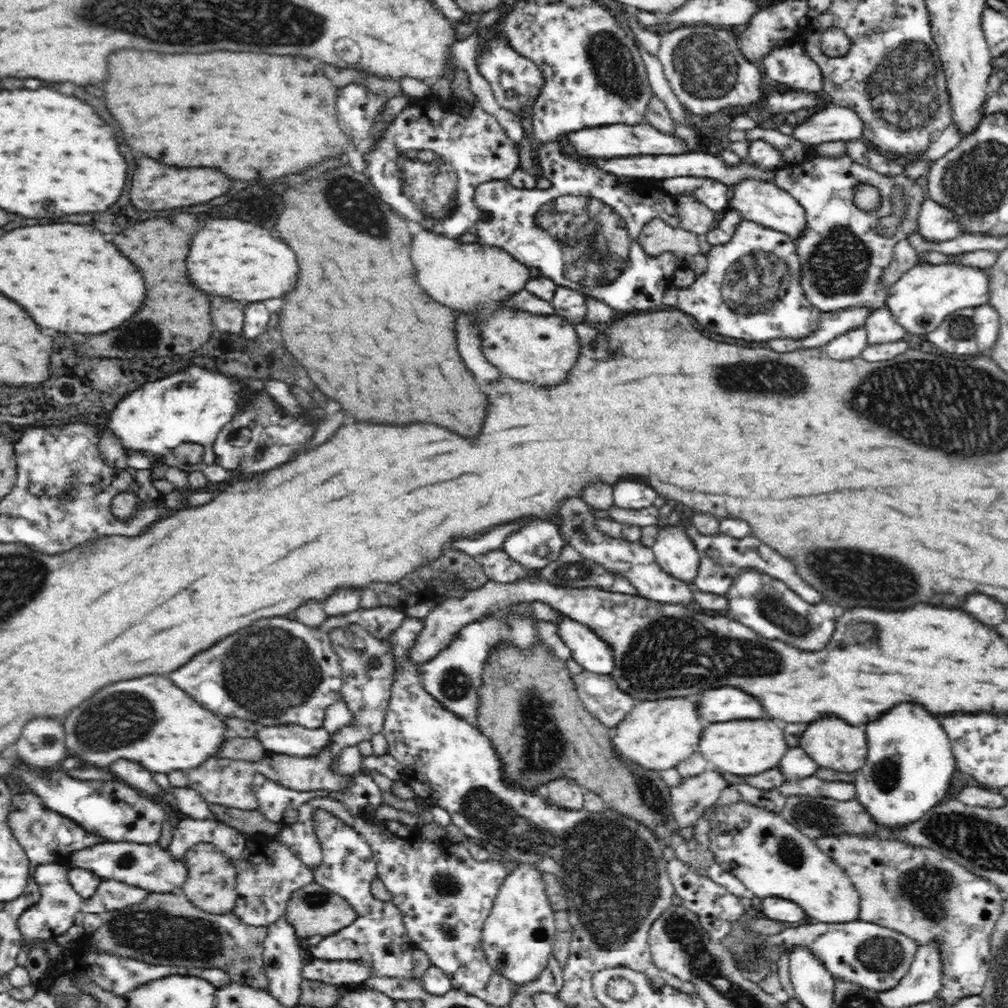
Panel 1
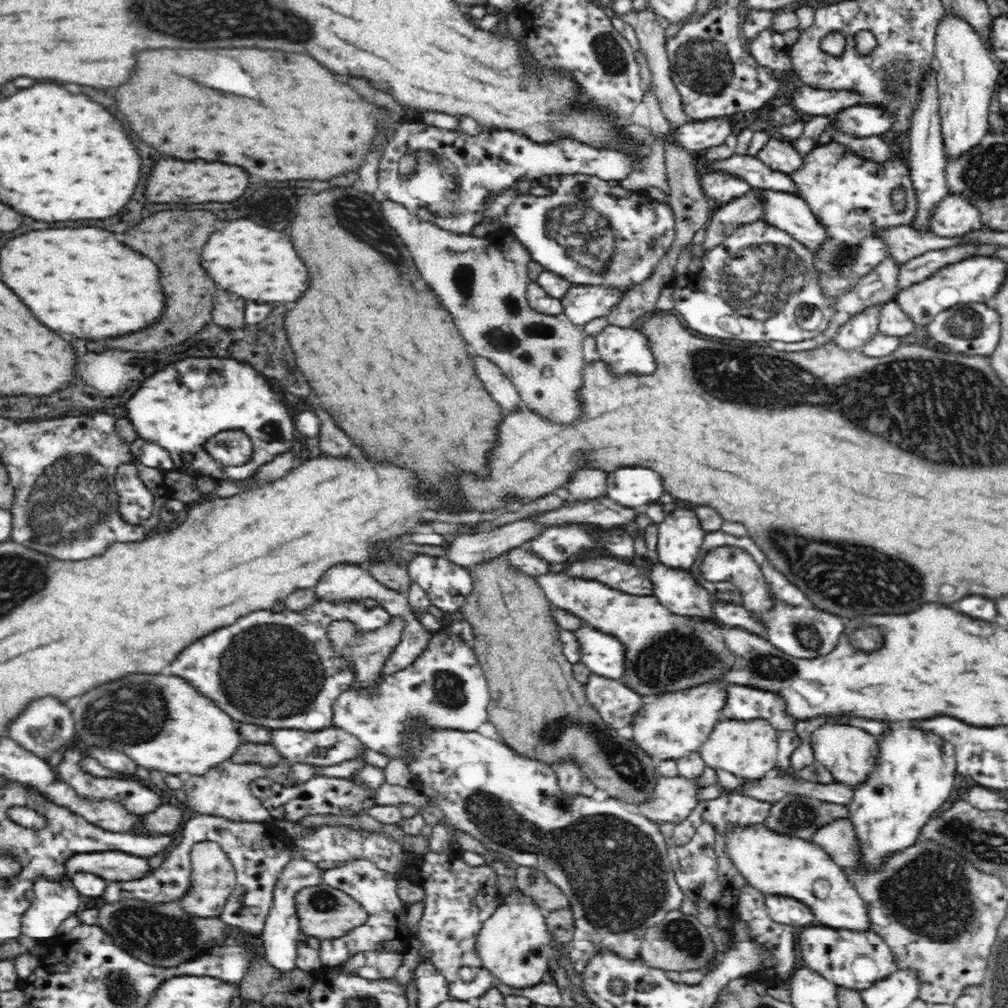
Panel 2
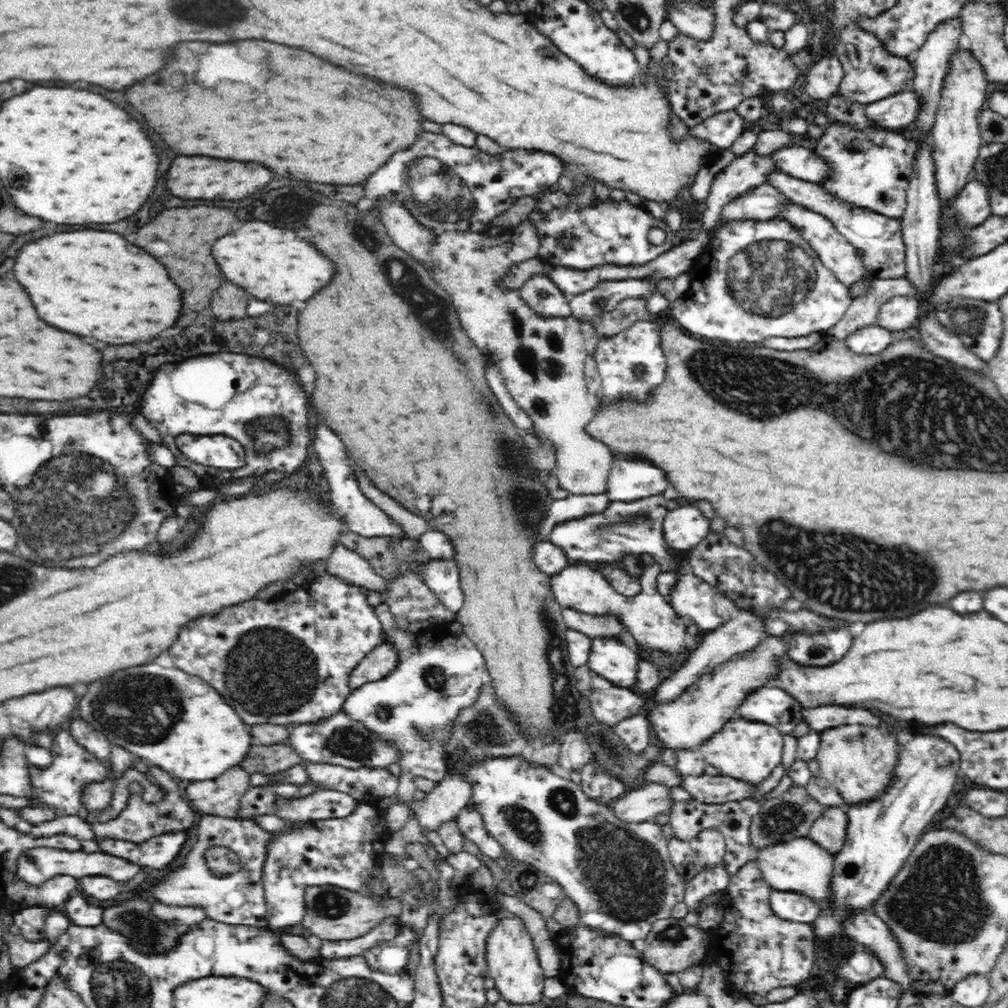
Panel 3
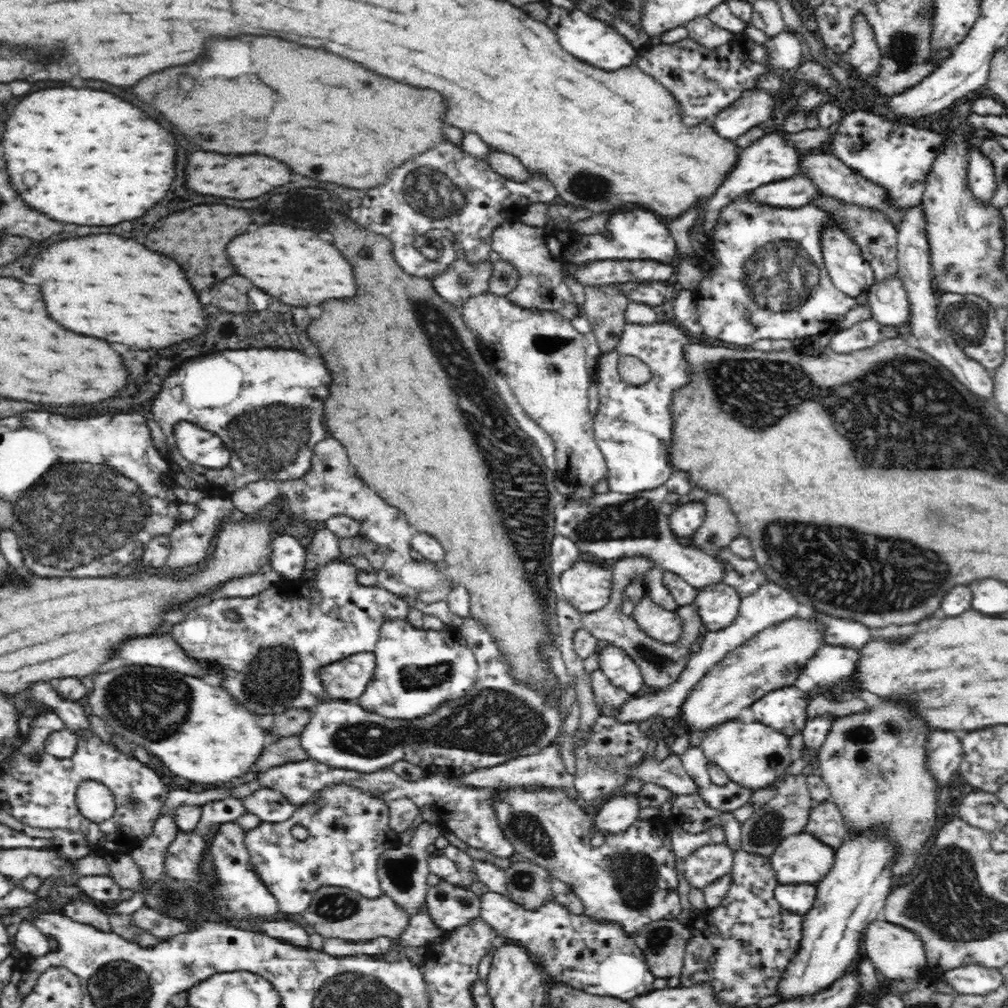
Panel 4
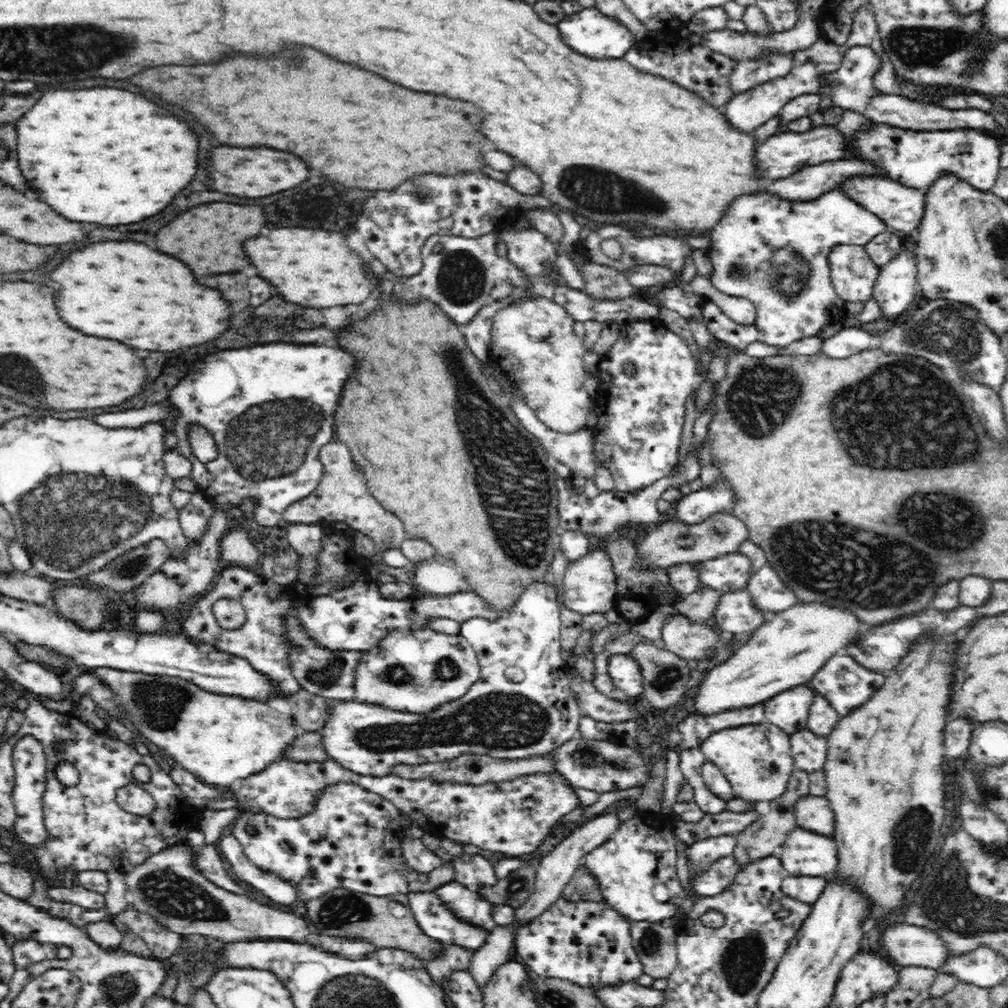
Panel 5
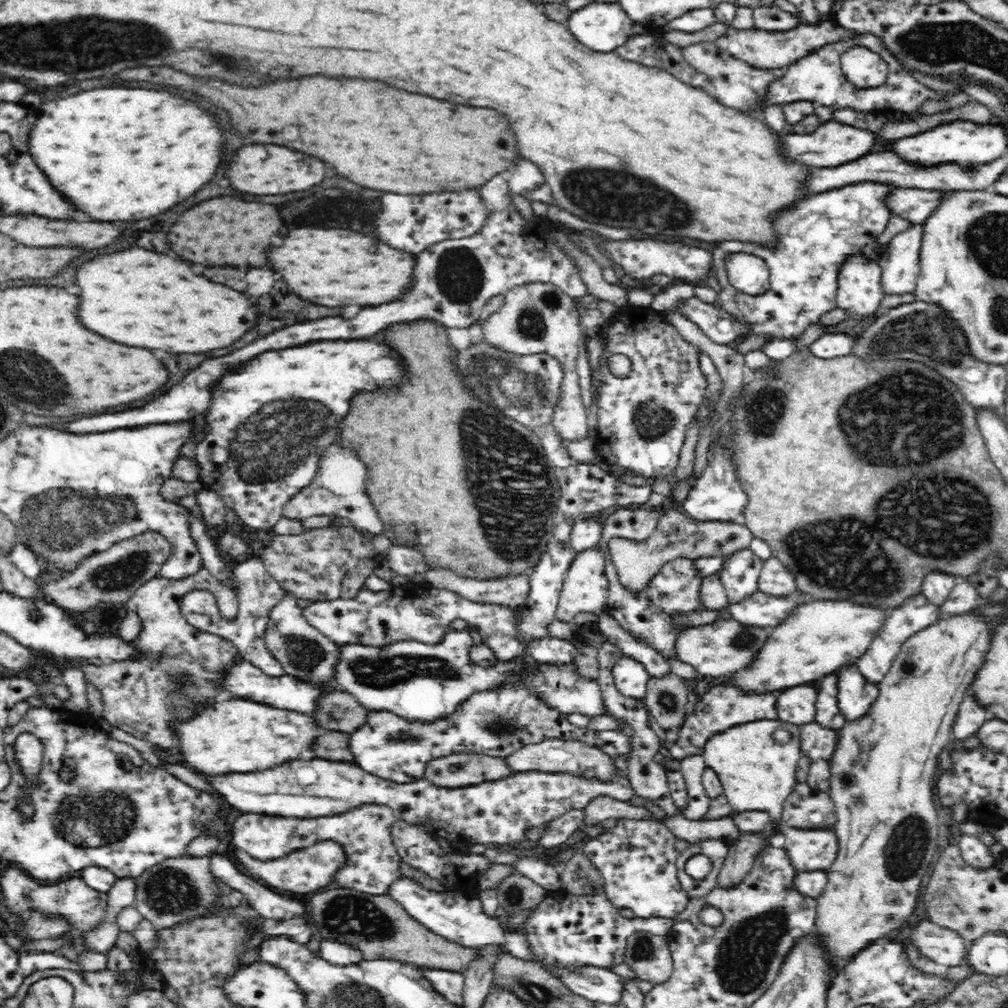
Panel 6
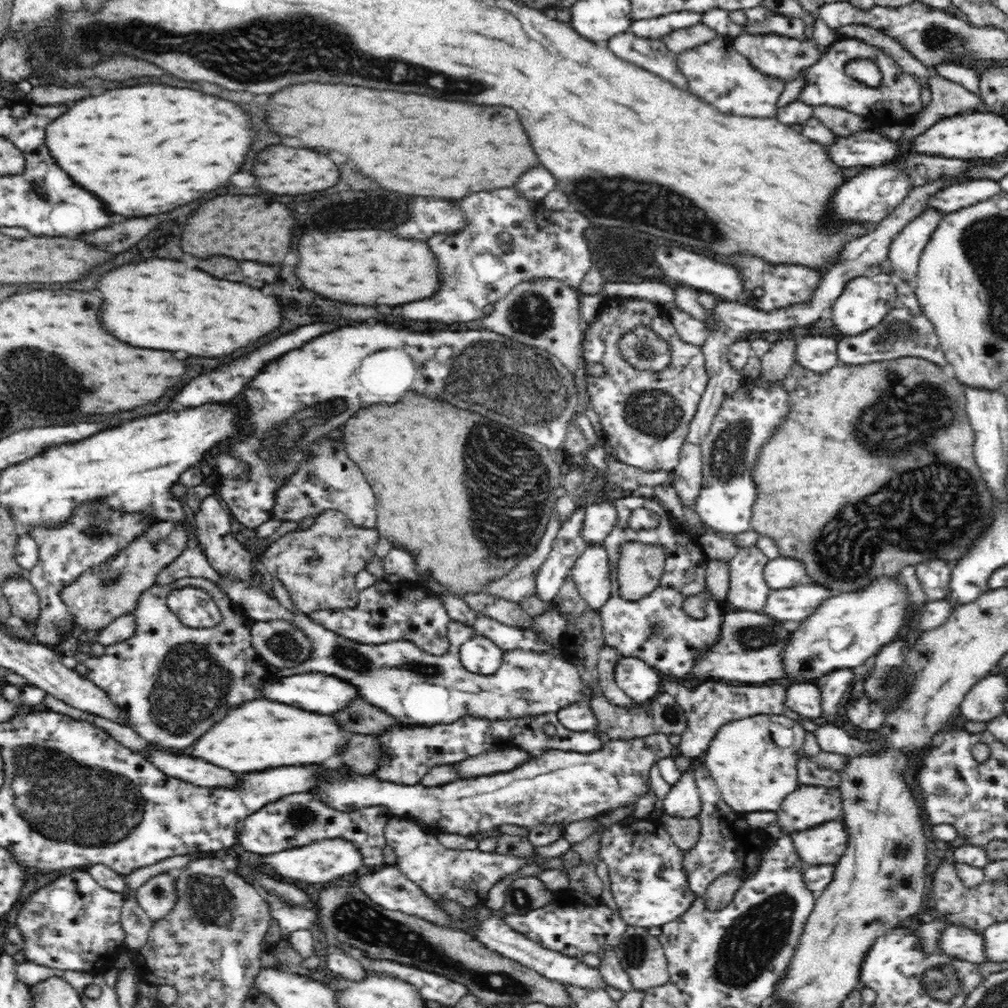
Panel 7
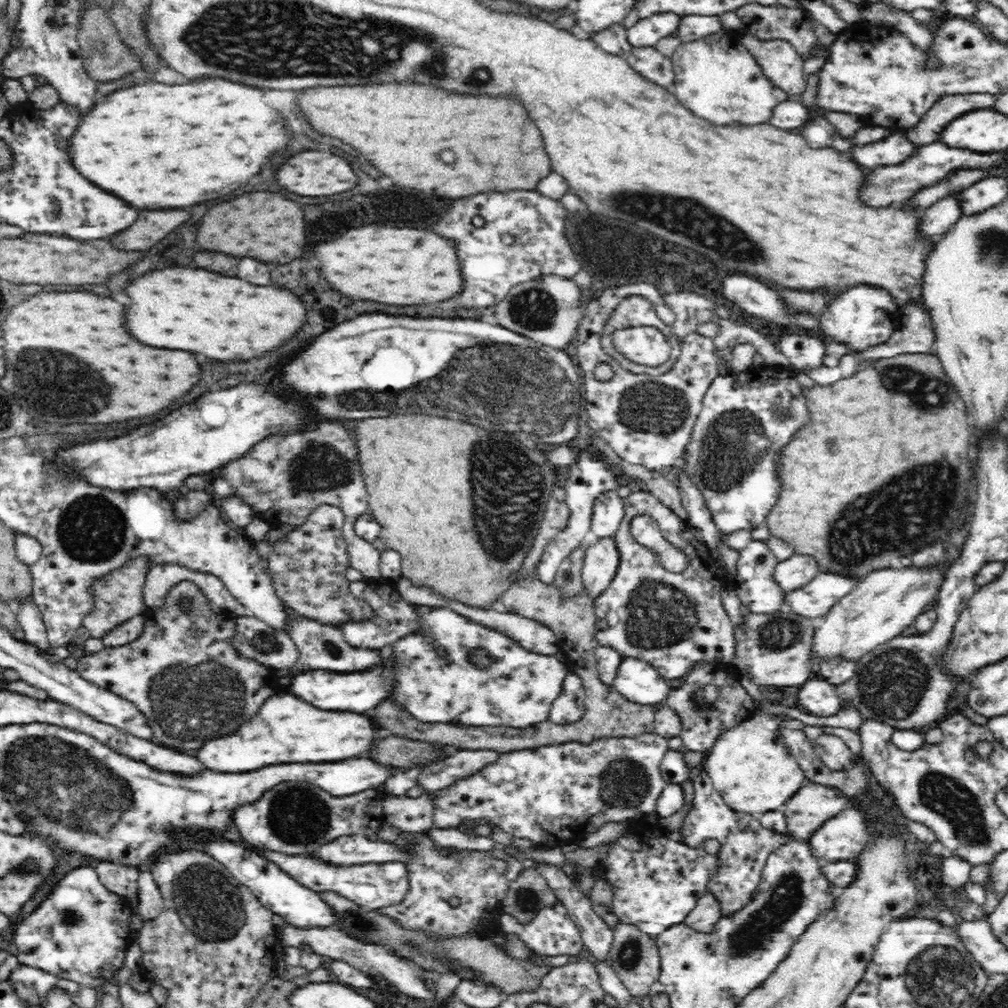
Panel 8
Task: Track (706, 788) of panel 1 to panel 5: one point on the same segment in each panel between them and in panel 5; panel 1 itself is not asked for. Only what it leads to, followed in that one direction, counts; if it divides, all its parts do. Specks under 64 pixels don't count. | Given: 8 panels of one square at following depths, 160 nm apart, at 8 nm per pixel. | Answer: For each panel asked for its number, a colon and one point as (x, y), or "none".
2: (677, 797)
3: (650, 800)
4: (619, 813)
5: (555, 870)

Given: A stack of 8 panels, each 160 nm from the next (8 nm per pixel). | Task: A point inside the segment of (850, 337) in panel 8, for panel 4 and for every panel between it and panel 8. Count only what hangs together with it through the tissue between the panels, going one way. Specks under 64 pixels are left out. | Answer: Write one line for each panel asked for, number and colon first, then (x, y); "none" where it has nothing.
4: (851, 274)
5: (853, 273)
6: (858, 278)
7: (865, 299)

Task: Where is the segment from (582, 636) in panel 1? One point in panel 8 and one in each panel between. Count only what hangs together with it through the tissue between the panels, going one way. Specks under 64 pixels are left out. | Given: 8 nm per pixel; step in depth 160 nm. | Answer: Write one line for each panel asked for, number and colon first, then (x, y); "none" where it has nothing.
2: (603, 654)
3: (615, 660)
4: (620, 669)
5: (624, 671)
6: (630, 677)
7: (639, 681)
8: (637, 681)

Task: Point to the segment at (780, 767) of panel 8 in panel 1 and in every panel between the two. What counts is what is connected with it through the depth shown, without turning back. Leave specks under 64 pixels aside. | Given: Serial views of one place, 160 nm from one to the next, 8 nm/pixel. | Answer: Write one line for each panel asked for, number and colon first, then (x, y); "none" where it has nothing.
1: (744, 747)
2: (748, 749)
3: (749, 751)
4: (753, 755)
5: (756, 759)
6: (757, 773)
7: (753, 773)

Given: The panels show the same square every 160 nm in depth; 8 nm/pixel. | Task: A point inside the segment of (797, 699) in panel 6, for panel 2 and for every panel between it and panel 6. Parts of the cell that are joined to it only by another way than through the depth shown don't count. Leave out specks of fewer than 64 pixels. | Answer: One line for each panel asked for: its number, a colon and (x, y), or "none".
2: (744, 704)
3: (773, 706)
4: (779, 709)
5: (789, 710)

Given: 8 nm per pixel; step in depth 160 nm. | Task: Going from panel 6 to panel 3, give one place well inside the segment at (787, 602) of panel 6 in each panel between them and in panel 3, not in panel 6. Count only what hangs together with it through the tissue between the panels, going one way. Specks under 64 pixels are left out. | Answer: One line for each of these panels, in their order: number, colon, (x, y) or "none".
3: (692, 599)
4: (716, 605)
5: (734, 613)

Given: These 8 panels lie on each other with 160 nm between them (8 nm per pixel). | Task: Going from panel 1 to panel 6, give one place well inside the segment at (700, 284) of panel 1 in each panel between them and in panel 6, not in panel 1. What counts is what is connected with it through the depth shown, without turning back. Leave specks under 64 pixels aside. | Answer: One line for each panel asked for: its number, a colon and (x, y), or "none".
2: (759, 285)
3: (758, 279)
4: (763, 276)
5: (773, 252)
6: (812, 236)

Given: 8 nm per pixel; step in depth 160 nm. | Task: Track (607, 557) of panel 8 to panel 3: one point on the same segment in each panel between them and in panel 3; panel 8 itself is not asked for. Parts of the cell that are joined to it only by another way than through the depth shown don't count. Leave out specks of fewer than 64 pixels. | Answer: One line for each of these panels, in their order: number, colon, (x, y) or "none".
3: (651, 625)
4: (587, 586)
5: (590, 587)
6: (585, 588)
7: (590, 573)

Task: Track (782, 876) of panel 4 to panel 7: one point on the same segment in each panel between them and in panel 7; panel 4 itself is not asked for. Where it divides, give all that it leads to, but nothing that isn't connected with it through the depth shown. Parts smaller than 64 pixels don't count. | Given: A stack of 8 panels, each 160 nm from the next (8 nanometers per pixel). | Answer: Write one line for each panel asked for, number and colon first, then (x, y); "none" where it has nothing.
5: (803, 853)
6: (808, 850)
7: (825, 844)

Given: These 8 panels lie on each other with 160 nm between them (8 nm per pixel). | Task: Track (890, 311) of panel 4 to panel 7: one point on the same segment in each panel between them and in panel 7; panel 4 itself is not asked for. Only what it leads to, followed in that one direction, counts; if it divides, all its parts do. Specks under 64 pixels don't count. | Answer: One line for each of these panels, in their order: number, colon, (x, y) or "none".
5: (894, 290)
6: (899, 263)
7: (905, 250)

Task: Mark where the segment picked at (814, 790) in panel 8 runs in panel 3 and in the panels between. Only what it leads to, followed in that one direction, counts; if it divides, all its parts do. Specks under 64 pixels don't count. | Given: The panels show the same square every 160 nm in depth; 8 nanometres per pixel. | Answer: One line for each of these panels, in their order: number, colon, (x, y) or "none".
3: (829, 831)
4: (826, 823)
5: (813, 814)
6: (805, 808)
7: (809, 806)

